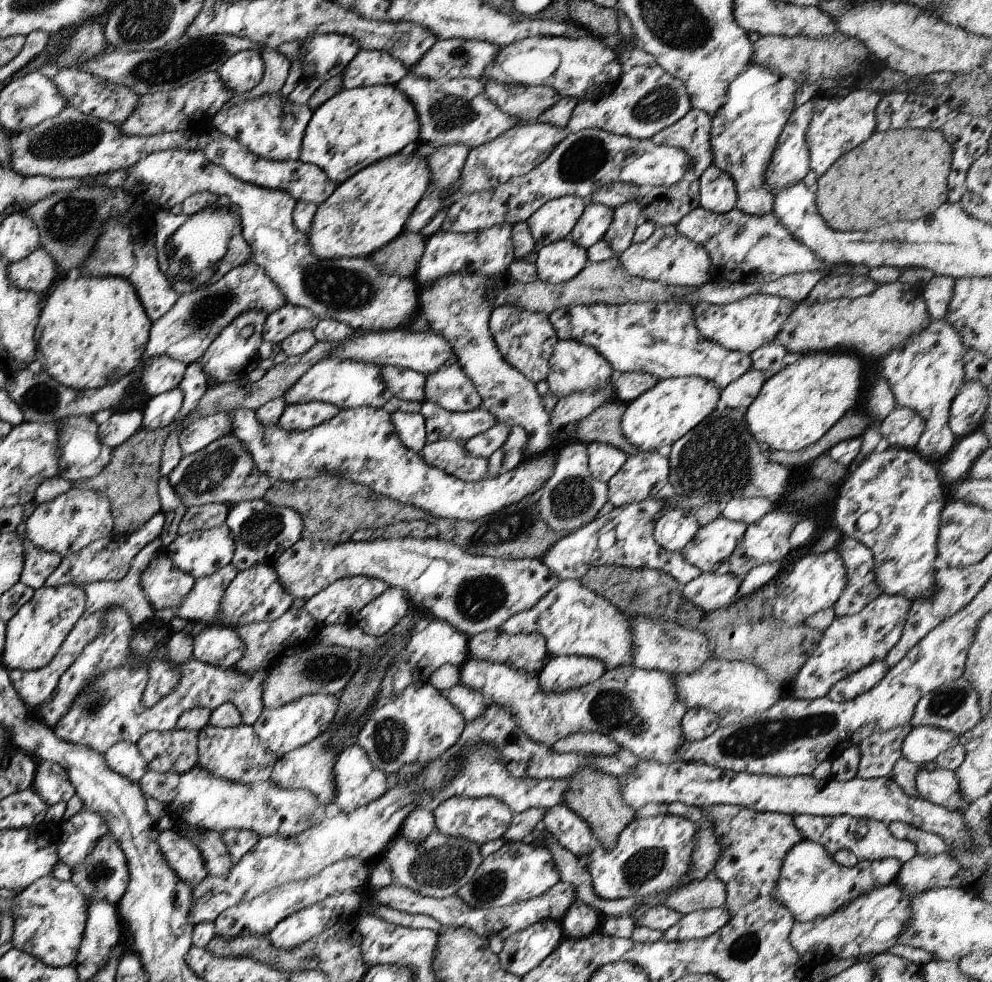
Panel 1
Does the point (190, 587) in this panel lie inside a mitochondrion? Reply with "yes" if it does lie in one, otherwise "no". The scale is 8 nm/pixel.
no

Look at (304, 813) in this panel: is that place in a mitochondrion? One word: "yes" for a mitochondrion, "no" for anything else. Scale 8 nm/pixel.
yes

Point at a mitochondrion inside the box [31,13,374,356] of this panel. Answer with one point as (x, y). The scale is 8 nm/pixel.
(173, 66)

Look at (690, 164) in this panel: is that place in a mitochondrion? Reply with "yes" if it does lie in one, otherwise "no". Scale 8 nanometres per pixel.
no

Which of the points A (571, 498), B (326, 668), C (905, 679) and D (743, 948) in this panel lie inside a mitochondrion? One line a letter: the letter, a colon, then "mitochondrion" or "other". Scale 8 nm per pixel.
A: mitochondrion
B: mitochondrion
C: other
D: mitochondrion

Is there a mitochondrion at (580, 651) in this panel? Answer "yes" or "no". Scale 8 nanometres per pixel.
no

